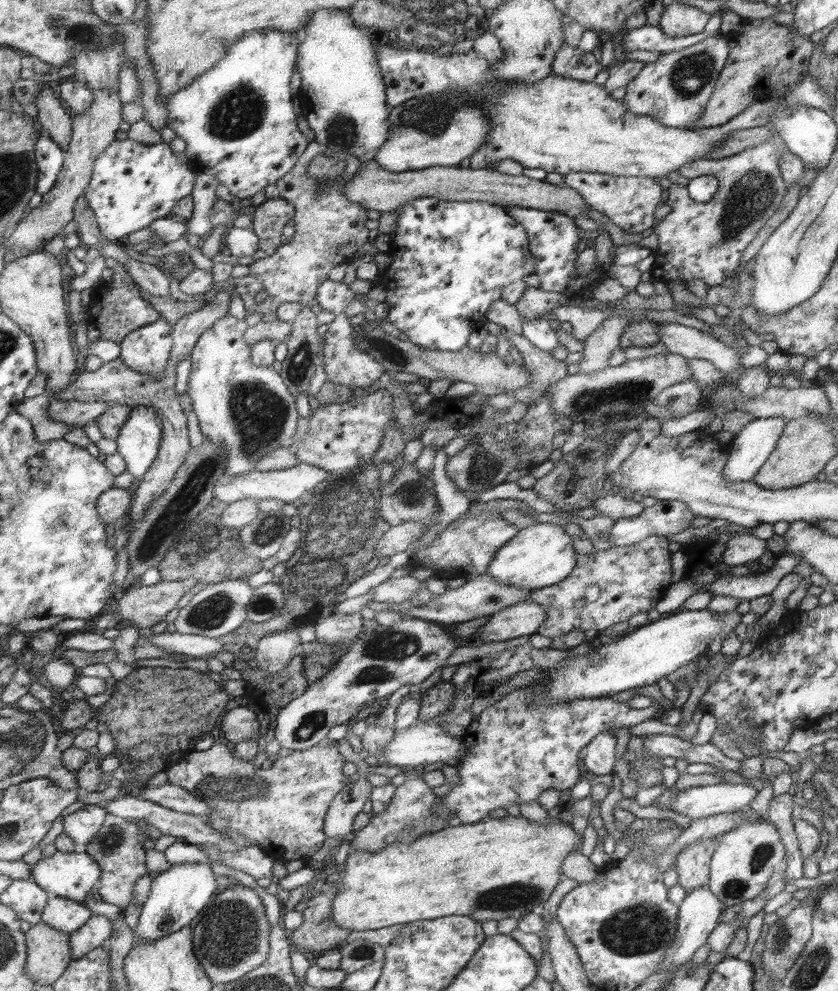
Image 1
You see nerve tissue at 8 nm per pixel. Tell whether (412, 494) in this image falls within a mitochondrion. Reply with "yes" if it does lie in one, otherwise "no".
yes

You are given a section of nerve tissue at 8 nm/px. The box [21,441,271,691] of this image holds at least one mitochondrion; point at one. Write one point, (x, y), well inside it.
(169, 524)

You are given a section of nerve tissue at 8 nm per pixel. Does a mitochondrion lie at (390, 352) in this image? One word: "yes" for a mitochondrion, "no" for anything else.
yes

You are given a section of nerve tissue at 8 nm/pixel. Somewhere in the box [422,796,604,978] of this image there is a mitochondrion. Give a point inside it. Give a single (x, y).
(520, 898)

